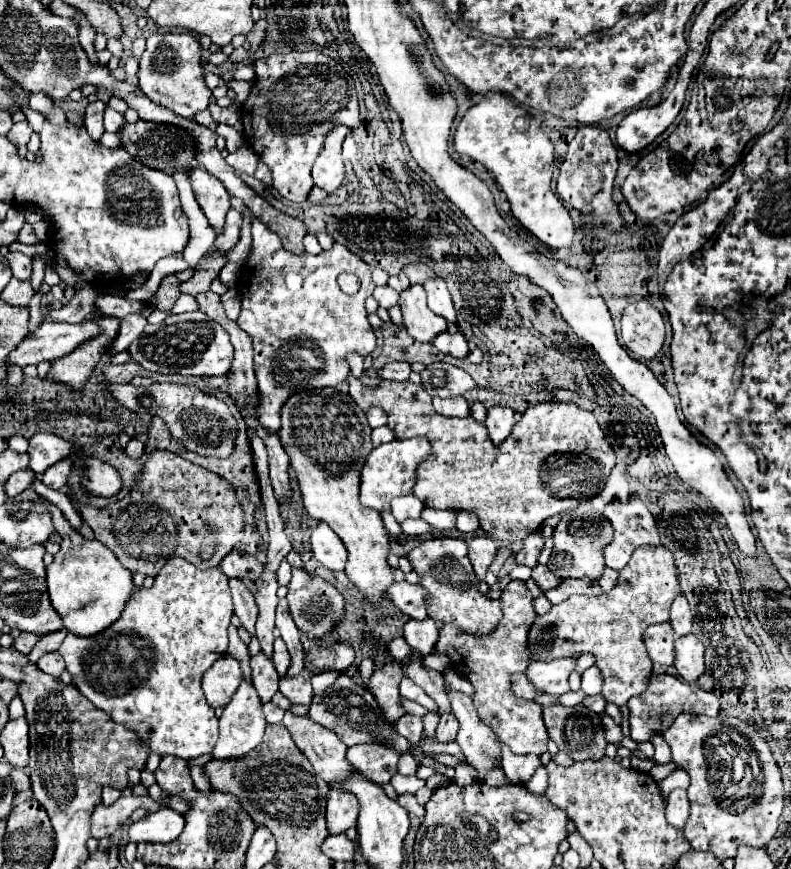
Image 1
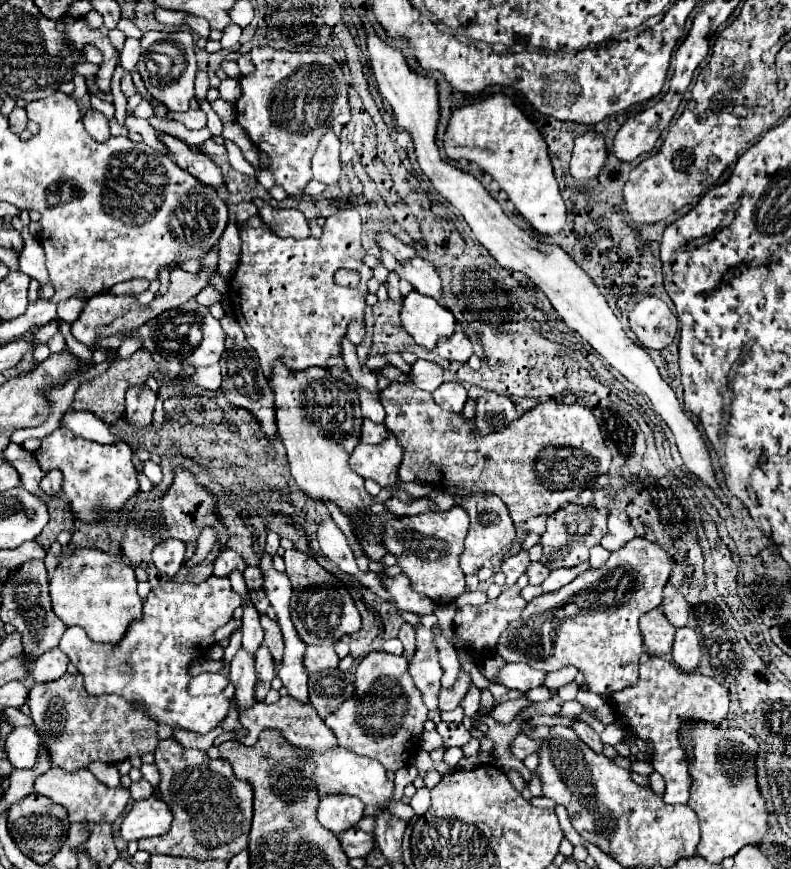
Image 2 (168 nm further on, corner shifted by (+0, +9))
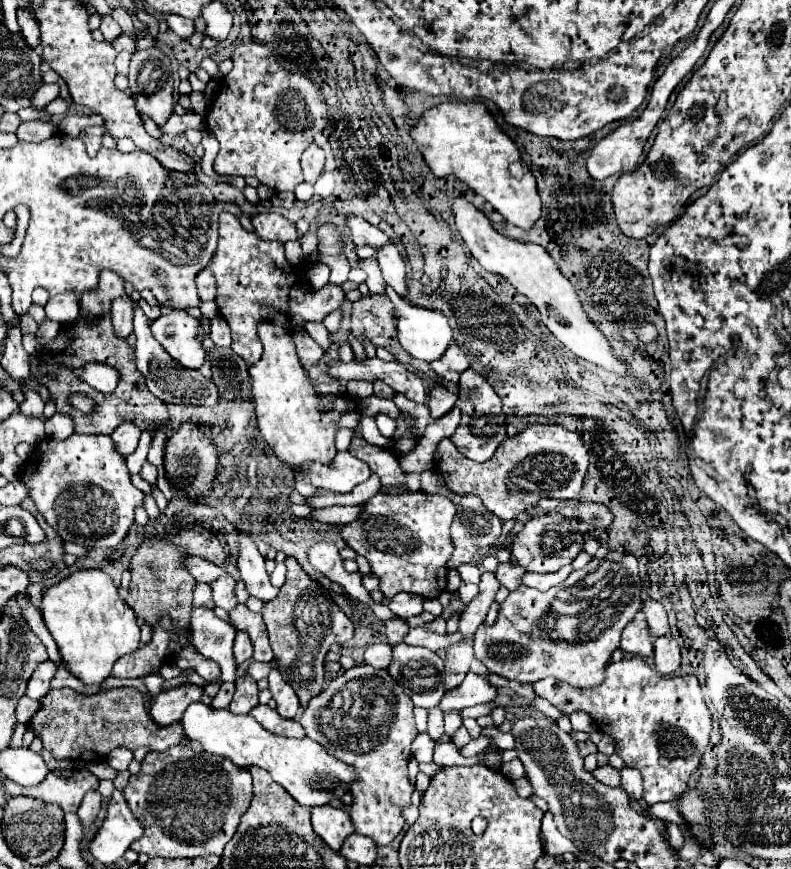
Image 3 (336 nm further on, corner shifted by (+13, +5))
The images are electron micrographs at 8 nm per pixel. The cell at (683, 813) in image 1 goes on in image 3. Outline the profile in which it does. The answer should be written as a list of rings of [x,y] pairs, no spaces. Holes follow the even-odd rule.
[[[624,658],[620,662],[608,664],[606,678],[602,684],[592,688],[572,688],[570,684],[558,682],[556,678],[544,678],[534,684],[536,696],[548,700],[562,712],[586,712],[600,732],[610,734],[616,746],[616,754],[624,760],[624,766],[636,768],[642,772],[642,784],[644,784],[644,800],[648,806],[656,802],[670,802],[676,796],[684,794],[684,788],[688,788],[688,778],[698,768],[700,758],[708,746],[710,740],[710,726],[712,716],[700,690],[700,684],[696,676],[684,674],[684,676],[660,676],[656,670],[652,670],[642,658]]]

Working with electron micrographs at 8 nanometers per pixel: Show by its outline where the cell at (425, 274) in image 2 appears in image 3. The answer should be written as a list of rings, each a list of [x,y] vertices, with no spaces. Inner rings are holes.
[[[394,242],[384,244],[384,248],[378,248],[374,254],[374,260],[380,266],[382,278],[388,286],[392,286],[402,298],[406,296],[406,272],[404,272],[404,260],[398,252],[398,248],[394,246]]]

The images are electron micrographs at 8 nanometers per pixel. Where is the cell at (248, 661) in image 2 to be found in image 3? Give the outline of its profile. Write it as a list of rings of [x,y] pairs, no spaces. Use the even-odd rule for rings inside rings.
[[[208,608],[192,610],[192,644],[204,656],[212,658],[222,668],[222,680],[236,680],[236,662],[232,654],[232,644],[236,636],[236,628],[230,622],[220,620]]]

